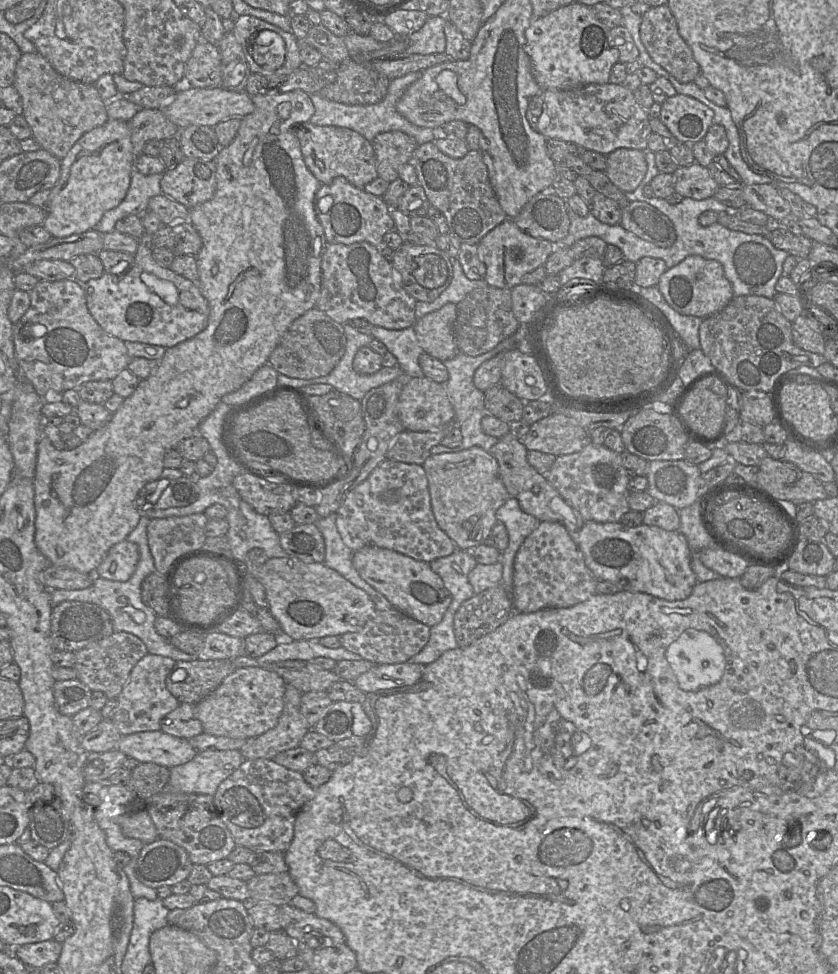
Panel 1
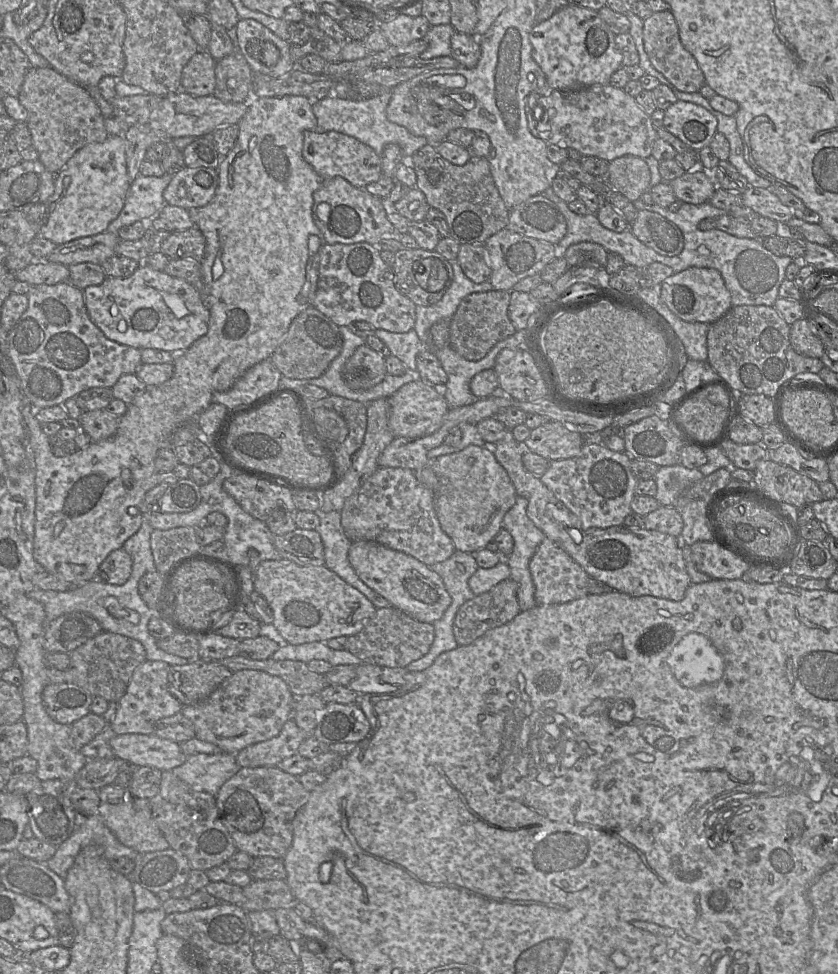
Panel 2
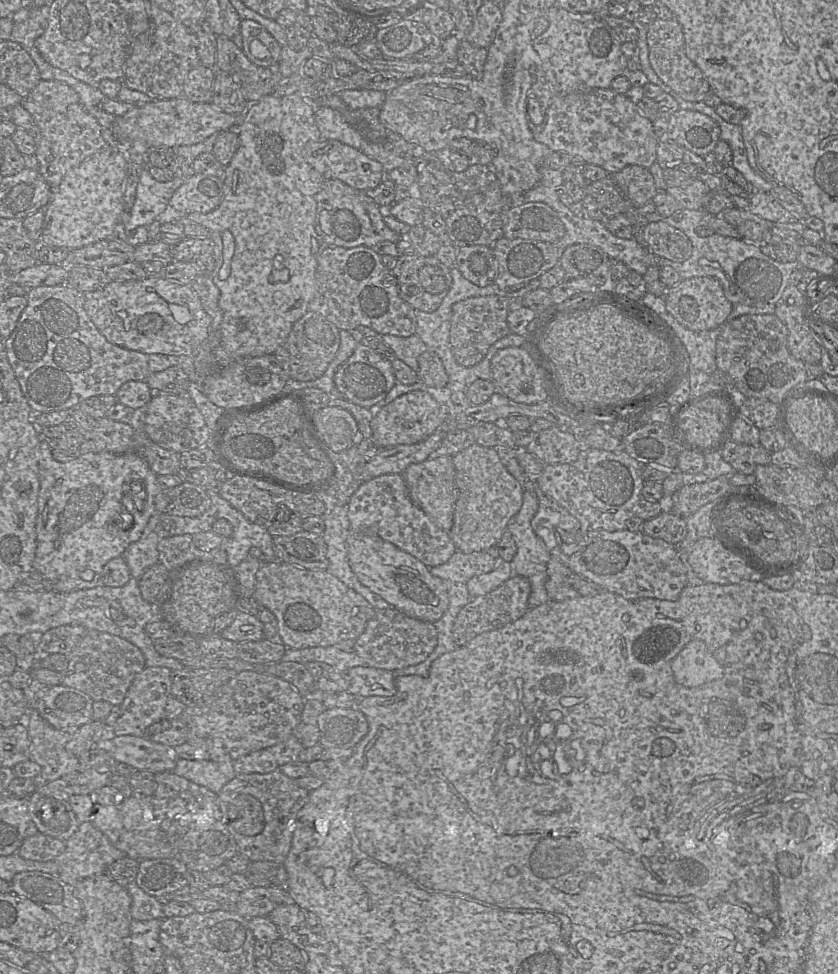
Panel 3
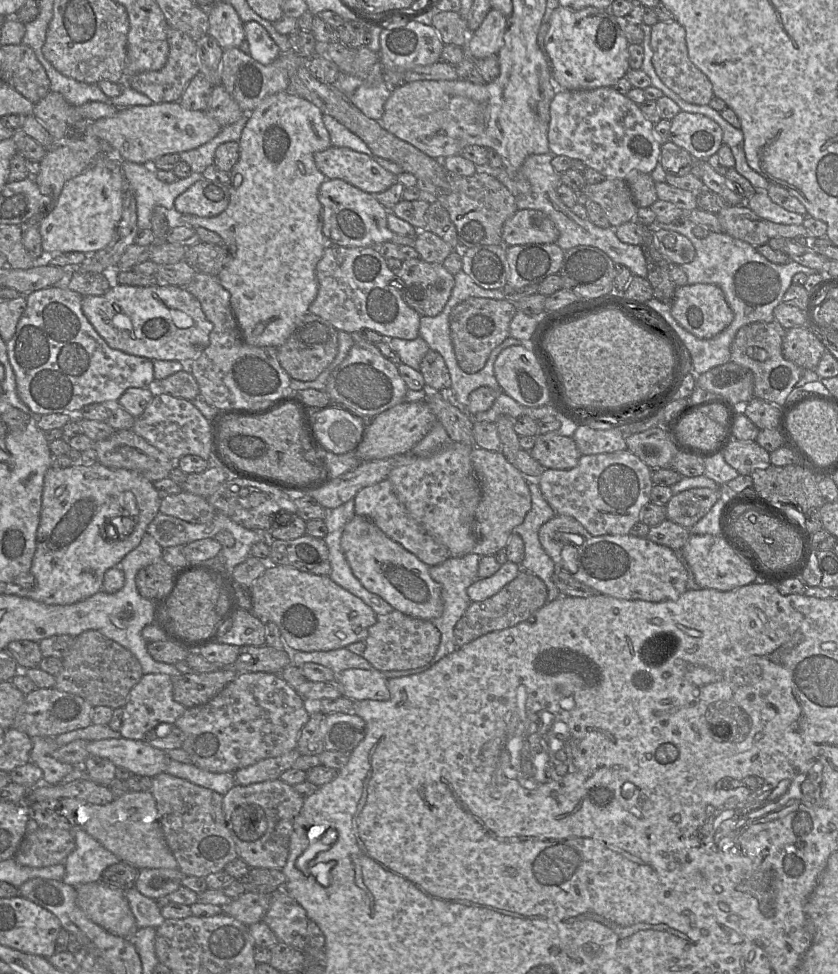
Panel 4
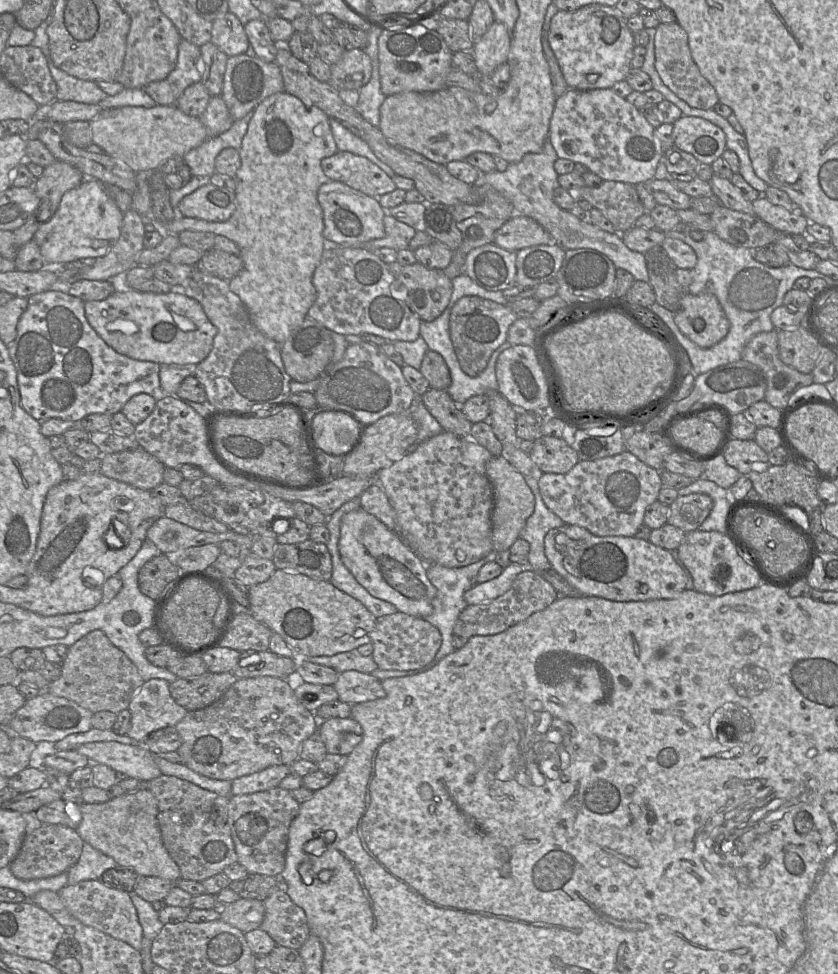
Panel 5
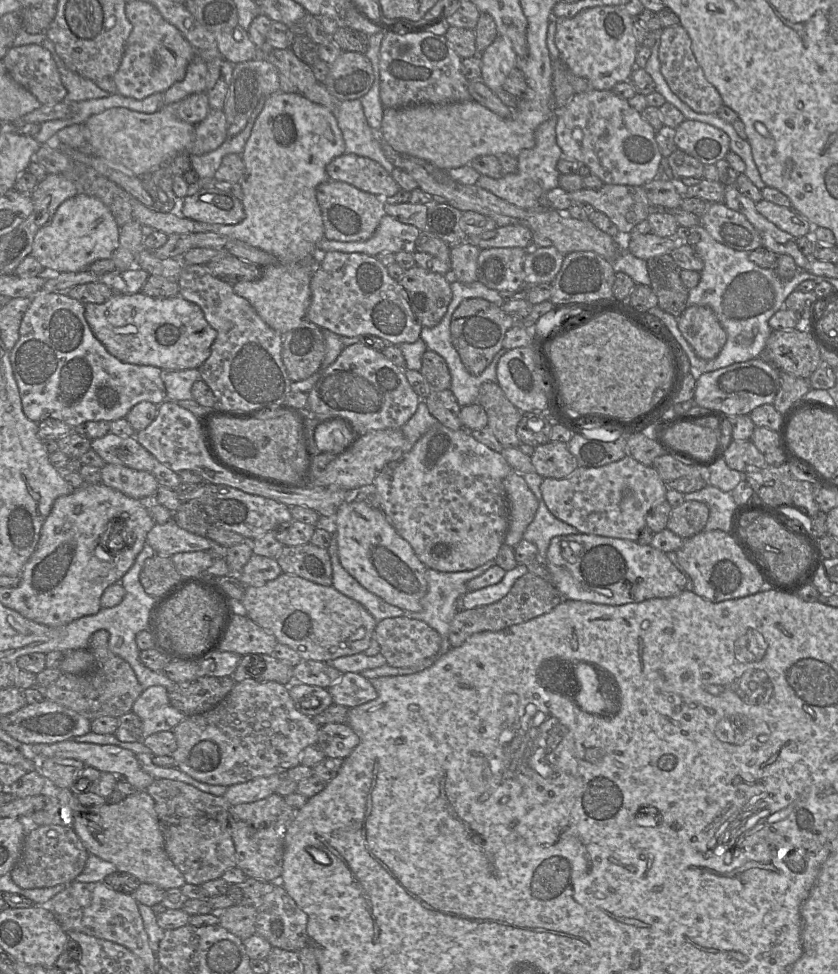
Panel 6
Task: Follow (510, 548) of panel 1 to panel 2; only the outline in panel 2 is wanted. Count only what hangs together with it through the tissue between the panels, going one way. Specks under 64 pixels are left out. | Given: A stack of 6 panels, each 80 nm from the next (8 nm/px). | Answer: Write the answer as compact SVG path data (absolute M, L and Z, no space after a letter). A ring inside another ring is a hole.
M517 495L515 504L506 512L502 521L503 528L510 533L514 541L507 565L510 569L509 578L518 584L517 599L521 611L536 605L529 562L546 537L528 518L527 505L527 499Z

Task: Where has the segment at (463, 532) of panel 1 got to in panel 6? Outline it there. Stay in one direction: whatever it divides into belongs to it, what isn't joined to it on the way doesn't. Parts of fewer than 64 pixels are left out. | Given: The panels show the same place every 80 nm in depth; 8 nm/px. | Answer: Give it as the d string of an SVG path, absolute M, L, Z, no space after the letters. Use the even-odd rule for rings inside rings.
M514 470L504 478L503 486L509 513L509 527L503 544L515 547L536 514L538 500L523 475Z

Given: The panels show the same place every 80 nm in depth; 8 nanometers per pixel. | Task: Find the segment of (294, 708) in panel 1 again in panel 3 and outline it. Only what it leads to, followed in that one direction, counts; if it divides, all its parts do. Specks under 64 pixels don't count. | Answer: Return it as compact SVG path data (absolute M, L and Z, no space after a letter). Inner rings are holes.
M293 734L281 743L241 756L234 761L234 769L237 774L269 773L297 761L303 748Z

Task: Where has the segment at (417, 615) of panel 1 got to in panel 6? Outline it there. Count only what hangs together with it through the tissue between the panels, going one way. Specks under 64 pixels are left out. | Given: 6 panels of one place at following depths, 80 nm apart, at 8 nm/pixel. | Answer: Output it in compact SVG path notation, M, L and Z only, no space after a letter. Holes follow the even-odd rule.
M368 501L344 502L334 519L338 556L342 567L364 588L406 614L422 610L422 599L428 591L427 567L411 545L392 526L381 509Z

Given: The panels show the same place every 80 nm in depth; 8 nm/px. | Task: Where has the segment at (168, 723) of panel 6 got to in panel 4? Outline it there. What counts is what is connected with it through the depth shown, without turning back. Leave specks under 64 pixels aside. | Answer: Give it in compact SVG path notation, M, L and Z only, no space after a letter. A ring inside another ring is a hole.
M144 674L130 691L123 709L123 722L119 732L123 738L133 740L144 740L147 732L161 723L174 724L186 711L186 707L173 699L172 680L167 674Z

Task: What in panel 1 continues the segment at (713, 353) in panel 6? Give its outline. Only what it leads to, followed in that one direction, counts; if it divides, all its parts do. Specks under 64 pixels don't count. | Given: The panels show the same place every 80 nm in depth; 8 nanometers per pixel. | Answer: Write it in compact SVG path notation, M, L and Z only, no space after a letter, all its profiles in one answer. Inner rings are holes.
M698 255L688 256L667 269L661 275L657 287L666 302L678 313L702 319L723 310L734 297L732 285L725 276L722 264Z

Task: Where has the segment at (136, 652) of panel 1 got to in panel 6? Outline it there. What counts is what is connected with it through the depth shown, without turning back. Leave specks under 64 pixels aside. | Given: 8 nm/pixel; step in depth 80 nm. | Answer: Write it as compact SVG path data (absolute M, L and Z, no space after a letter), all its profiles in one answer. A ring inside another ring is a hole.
M106 630L93 633L88 650L96 659L96 669L79 675L62 673L55 682L41 690L44 699L69 708L90 721L102 716L119 718L131 712L143 688L130 664L109 650L108 641L109 633Z

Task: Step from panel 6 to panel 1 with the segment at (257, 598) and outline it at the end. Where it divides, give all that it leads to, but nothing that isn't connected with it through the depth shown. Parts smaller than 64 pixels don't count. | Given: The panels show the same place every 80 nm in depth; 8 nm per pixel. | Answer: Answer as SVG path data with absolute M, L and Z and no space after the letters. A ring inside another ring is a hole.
M296 557L270 558L259 568L257 579L265 589L270 613L279 622L281 631L293 640L320 639L359 632L376 612L372 599L364 590L324 563L304 562Z

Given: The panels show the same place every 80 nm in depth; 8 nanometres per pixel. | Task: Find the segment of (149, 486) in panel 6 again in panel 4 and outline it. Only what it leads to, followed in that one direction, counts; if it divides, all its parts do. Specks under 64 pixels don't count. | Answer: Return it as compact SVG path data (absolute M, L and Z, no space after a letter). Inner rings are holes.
M115 430L106 440L94 442L97 461L110 469L135 471L152 483L167 478L175 462L131 430Z

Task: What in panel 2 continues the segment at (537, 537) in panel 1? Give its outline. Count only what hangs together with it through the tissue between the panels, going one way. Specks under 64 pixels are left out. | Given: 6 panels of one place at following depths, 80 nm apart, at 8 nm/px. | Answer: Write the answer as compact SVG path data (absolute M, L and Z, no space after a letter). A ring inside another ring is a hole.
M545 539L538 546L529 562L533 580L536 605L557 605L582 598L588 594L591 578L563 549L551 539Z

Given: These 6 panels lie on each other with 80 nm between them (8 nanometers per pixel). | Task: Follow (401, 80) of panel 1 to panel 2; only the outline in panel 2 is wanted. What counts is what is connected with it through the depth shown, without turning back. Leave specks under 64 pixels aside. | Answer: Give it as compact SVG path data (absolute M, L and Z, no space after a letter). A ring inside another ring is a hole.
M393 88L372 98L346 99L334 95L317 100L313 105L318 132L336 131L351 136L371 147L379 156L388 144L397 144L403 153L402 164L411 166L411 156L427 144L427 139L411 134L406 128L389 121L386 117L386 108L391 98Z

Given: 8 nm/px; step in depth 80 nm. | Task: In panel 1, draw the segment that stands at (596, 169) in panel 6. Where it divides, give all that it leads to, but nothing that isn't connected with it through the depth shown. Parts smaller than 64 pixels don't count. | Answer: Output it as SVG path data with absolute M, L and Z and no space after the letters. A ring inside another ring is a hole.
M610 82L590 84L573 90L543 89L530 100L526 119L546 139L574 143L605 156L619 148L646 151L647 139L652 133L648 111L636 102L633 92Z

